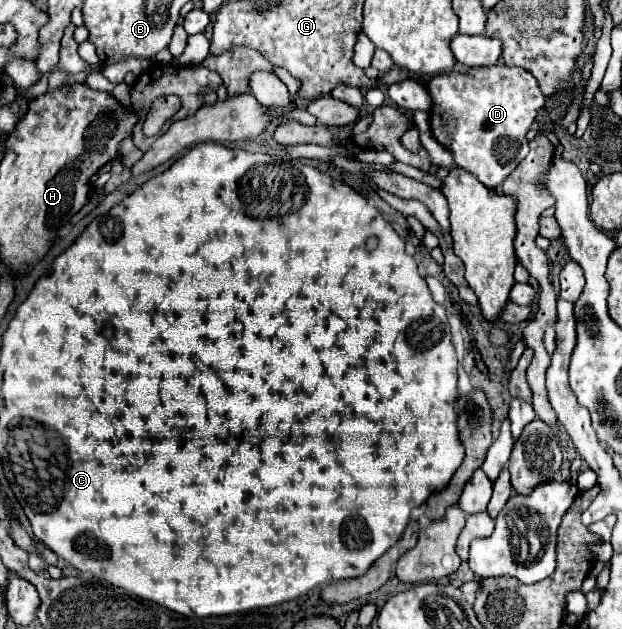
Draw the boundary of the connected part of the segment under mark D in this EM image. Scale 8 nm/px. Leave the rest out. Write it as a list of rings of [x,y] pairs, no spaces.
[[[495,64],[487,68],[469,68],[465,72],[445,72],[431,76],[427,82],[427,90],[433,100],[433,106],[429,110],[431,114],[429,122],[435,140],[453,154],[457,166],[475,174],[485,186],[490,186],[489,188],[500,186],[513,172],[513,168],[527,156],[529,142],[525,136],[531,130],[537,112],[545,106],[545,96],[541,94],[533,74],[527,72],[525,68]]]

